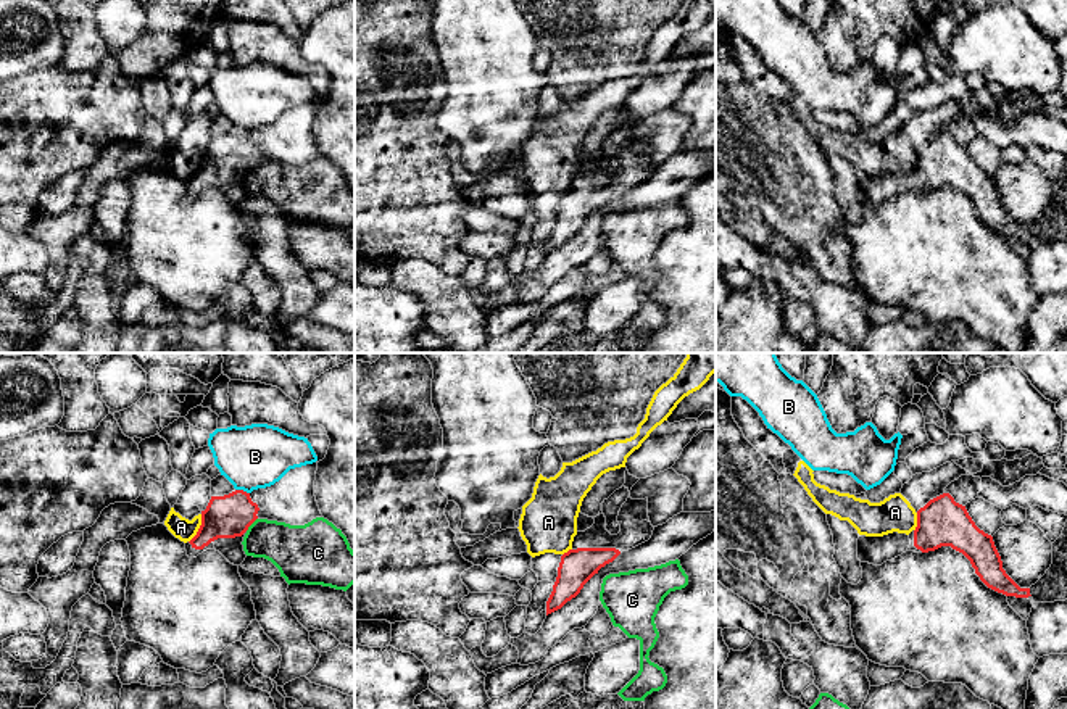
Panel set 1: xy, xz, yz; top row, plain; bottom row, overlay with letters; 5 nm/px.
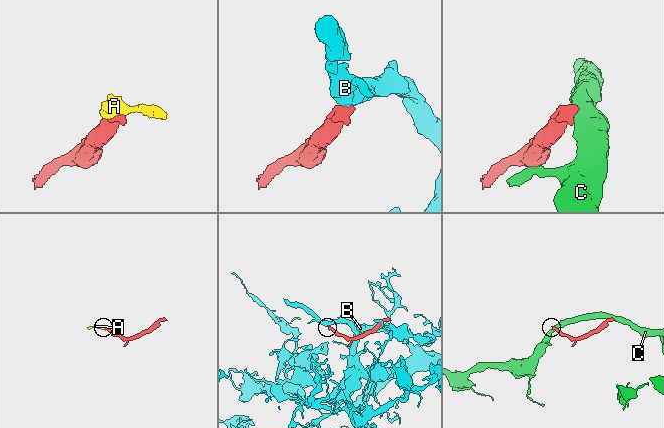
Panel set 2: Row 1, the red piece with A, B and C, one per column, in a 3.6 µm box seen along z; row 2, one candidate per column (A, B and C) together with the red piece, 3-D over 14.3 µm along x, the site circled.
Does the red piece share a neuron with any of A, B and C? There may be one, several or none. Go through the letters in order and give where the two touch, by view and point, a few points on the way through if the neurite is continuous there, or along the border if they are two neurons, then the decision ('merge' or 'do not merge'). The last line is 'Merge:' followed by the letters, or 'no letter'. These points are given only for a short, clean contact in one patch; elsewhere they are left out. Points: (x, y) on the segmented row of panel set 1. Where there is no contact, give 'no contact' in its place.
A: meets red in xy at (199, 529); border along xy (202, 514), (202, 524), (189, 542); do not merge
B: meets red in xy at (242, 490); border along xy (236, 489), (249, 493); do not merge
C: meets red in xy at (252, 522); border along xy (257, 518), (245, 530); do not merge
Merge: no letter

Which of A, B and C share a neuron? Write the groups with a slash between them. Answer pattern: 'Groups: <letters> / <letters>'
Groups: A / B / C

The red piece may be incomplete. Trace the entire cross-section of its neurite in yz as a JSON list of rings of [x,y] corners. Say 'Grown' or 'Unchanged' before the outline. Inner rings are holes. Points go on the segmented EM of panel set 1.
Grown. [[[949,493],[930,500],[917,511],[917,527],[909,535],[859,535],[857,559],[882,566],[906,551],[928,553],[941,546],[962,553],[988,588],[1006,596],[1032,596],[1030,588],[1020,588],[1003,569],[993,537],[980,530],[965,506],[956,503]]]

